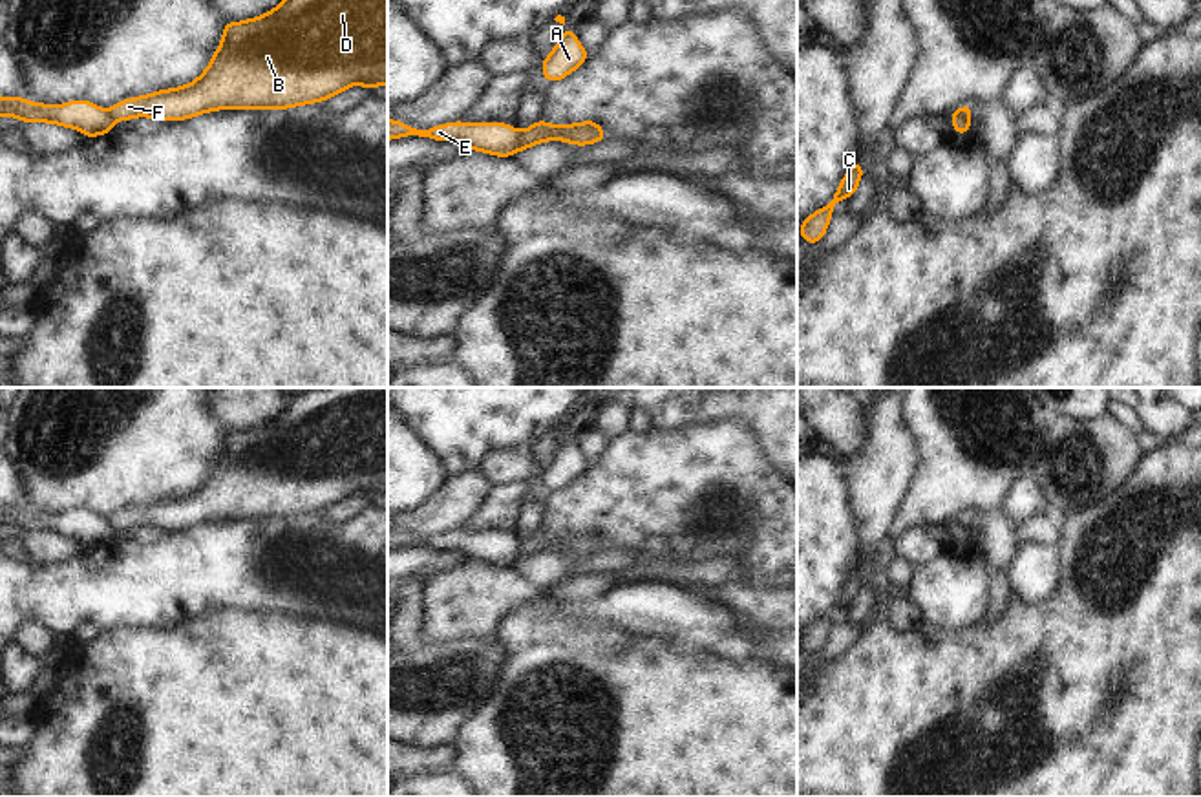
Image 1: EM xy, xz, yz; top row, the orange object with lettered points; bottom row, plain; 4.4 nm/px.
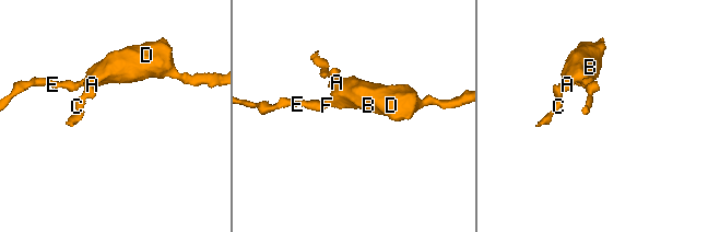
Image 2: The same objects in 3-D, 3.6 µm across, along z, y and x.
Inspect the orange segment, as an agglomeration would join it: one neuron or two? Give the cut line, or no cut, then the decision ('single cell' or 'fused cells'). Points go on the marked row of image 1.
cut xz (520, 134), (516, 150); fused cells

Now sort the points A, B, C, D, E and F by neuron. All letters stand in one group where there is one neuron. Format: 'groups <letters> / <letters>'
groups A B C D F / E

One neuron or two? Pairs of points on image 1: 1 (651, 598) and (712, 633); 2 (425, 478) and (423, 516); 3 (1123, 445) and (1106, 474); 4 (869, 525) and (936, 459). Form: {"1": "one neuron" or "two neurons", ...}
{"1": "one neuron", "2": "two neurons", "3": "one neuron", "4": "two neurons"}

